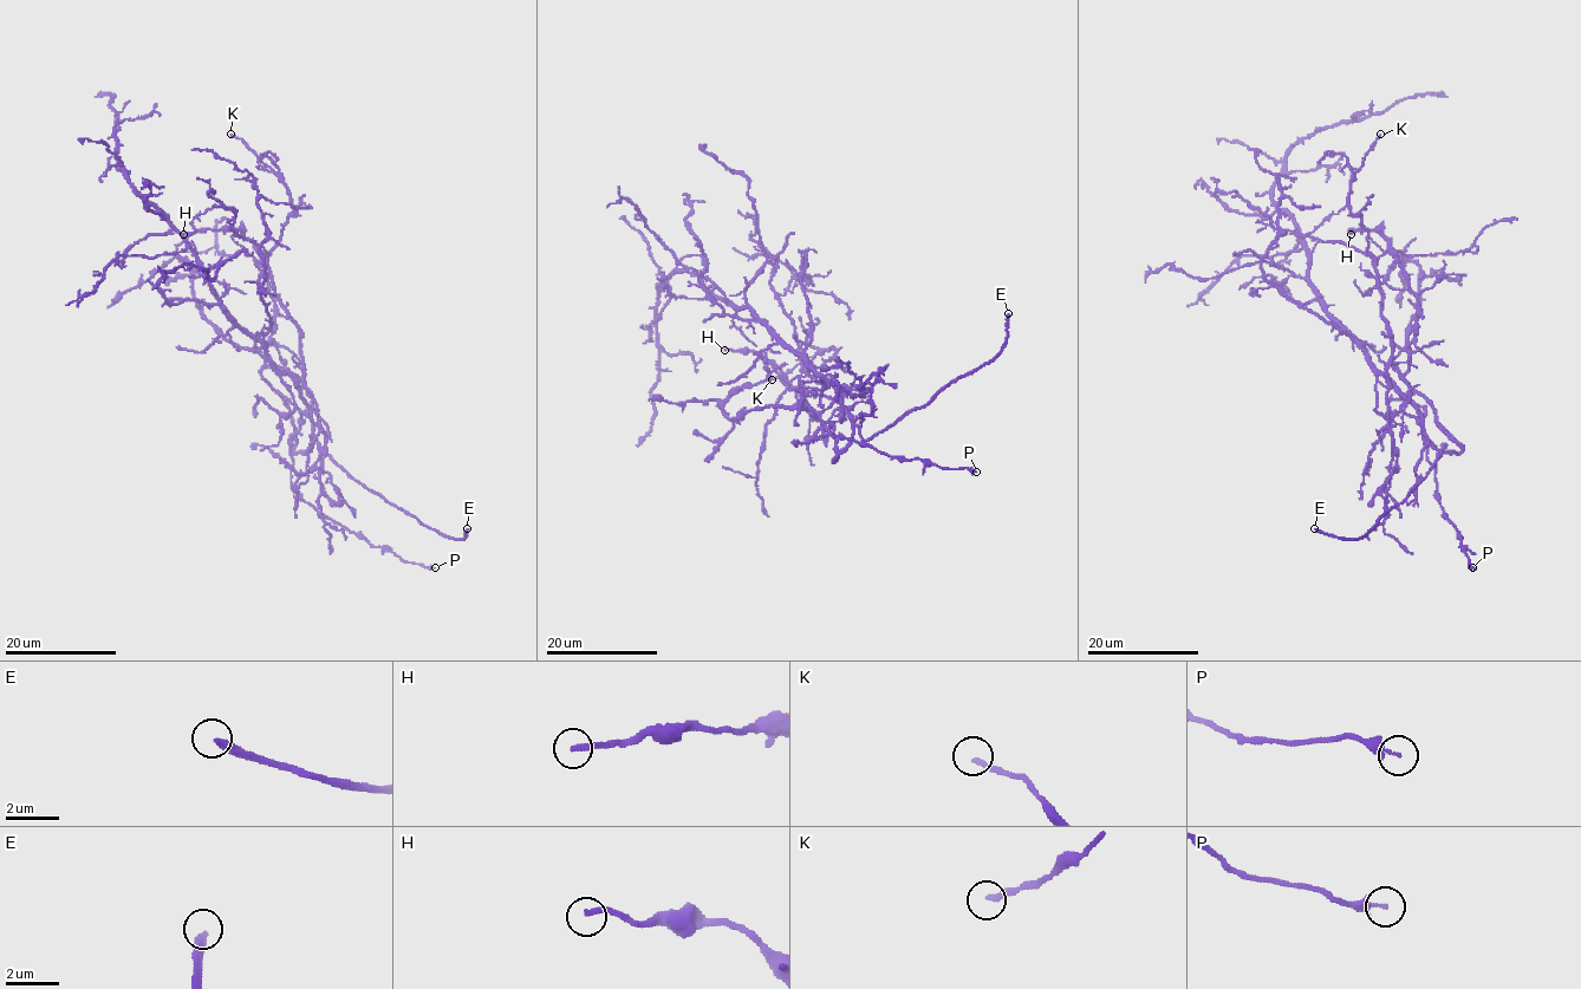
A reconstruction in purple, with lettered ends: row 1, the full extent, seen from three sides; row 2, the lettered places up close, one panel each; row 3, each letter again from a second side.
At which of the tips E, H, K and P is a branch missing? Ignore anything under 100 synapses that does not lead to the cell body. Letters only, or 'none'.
E

